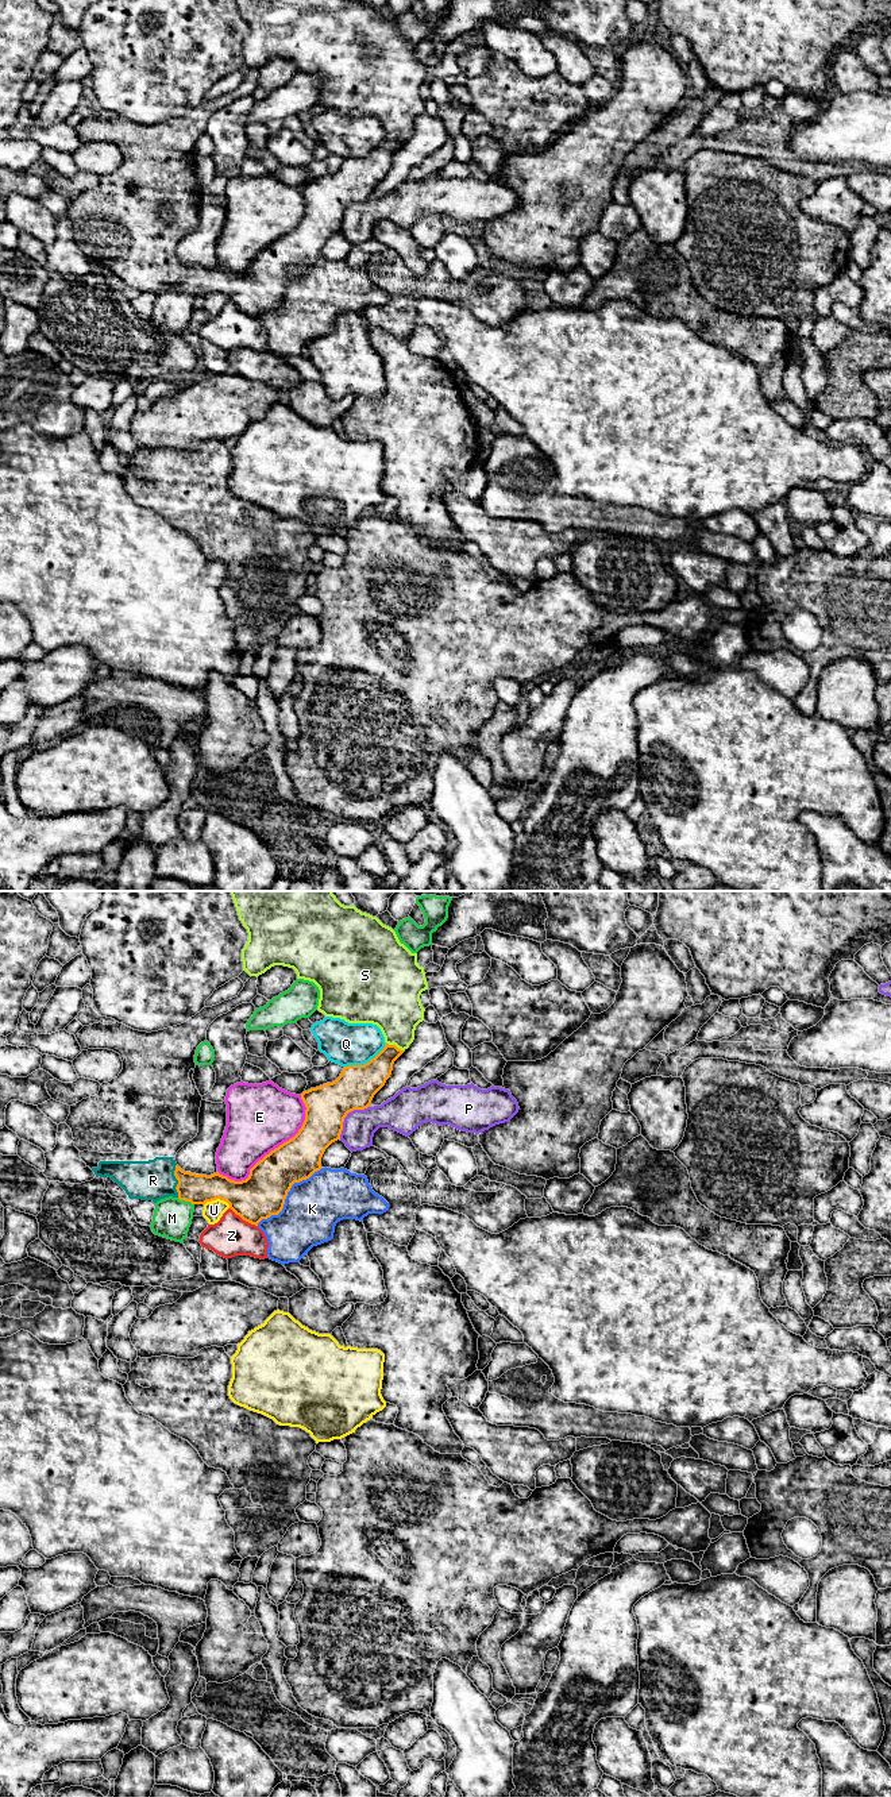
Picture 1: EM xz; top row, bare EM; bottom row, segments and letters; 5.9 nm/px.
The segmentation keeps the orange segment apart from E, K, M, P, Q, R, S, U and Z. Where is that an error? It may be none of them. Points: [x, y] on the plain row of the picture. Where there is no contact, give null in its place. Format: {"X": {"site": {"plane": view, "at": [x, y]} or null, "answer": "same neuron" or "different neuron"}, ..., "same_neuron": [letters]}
{"E": {"site": {"plane": "xz", "at": [274, 242]}, "answer": "different neuron"}, "K": {"site": {"plane": "xz", "at": [286, 288]}, "answer": "different neuron"}, "M": {"site": {"plane": "xz", "at": [185, 293]}, "answer": "different neuron"}, "P": {"site": {"plane": "xz", "at": [346, 208]}, "answer": "different neuron"}, "Q": {"site": {"plane": "xz", "at": [366, 155]}, "answer": "different neuron"}, "R": {"site": {"plane": "xz", "at": [177, 272]}, "answer": "same neuron"}, "S": {"site": {"plane": "xz", "at": [394, 138]}, "answer": "different neuron"}, "U": {"site": {"plane": "xz", "at": [218, 290]}, "answer": "different neuron"}, "Z": {"site": {"plane": "xz", "at": [243, 312]}, "answer": "different neuron"}, "same_neuron": ["R"]}

